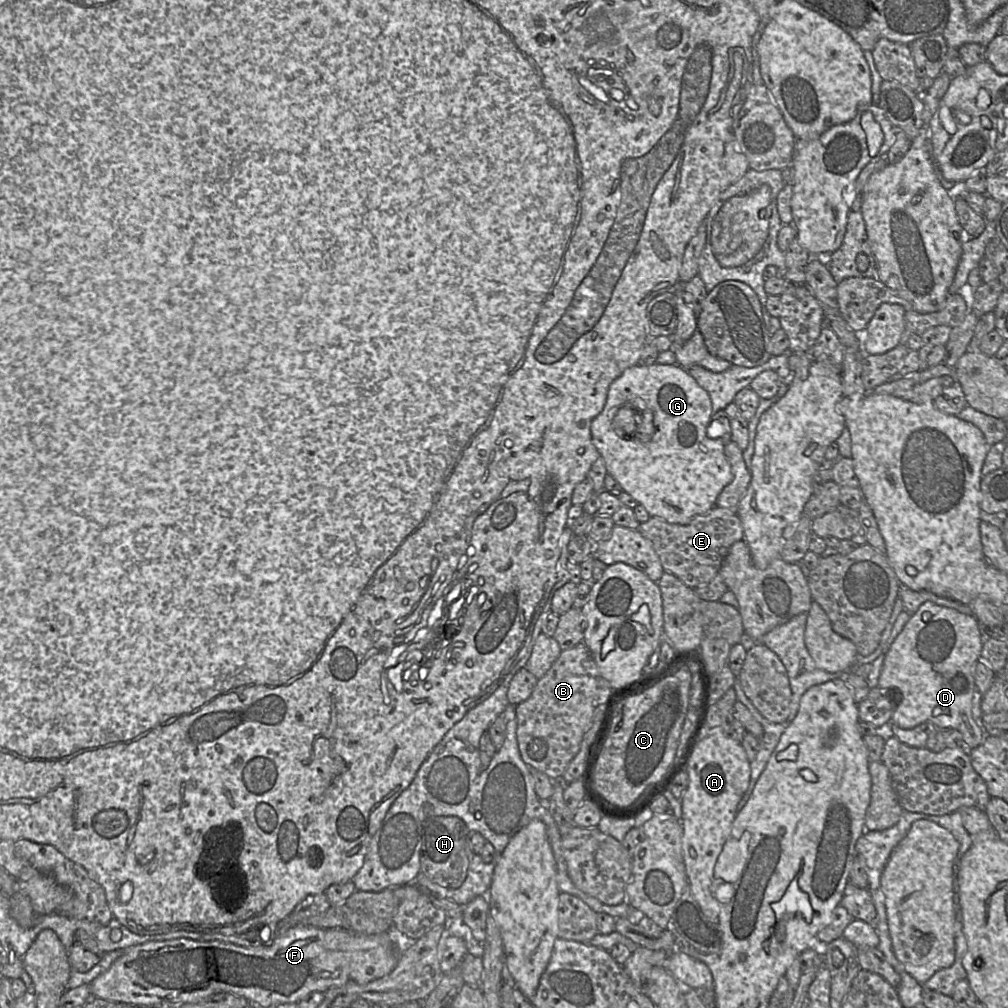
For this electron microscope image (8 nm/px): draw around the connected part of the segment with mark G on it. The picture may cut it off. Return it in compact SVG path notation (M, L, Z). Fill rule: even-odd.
M655 363L650 366L643 366L640 364L627 368L619 377L617 377L610 385L605 406L602 412L597 415L591 423L592 441L598 452L603 457L607 474L614 477L621 485L623 491L630 494L640 505L649 513L650 517L659 517L671 524L687 524L694 517L705 514L711 510L715 504L717 497L733 479L731 466L725 456L725 444L718 438L712 439L707 435L707 428L712 421L712 403L709 394L701 388L696 380L688 373L688 370L678 364L659 364ZM634 406L639 409L639 419L637 422L637 431L633 435L621 435L616 429L616 422L614 422L614 414L622 408Z

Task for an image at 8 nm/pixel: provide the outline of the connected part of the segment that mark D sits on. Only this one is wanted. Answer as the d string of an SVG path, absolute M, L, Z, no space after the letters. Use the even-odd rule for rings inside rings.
M924 602L891 645L878 679L879 688L891 690L897 696L891 723L902 729L911 729L931 722L938 729L958 730L971 748L980 745L987 733L980 718L974 719L972 699L976 689L975 666L982 648L979 623L973 615Z

